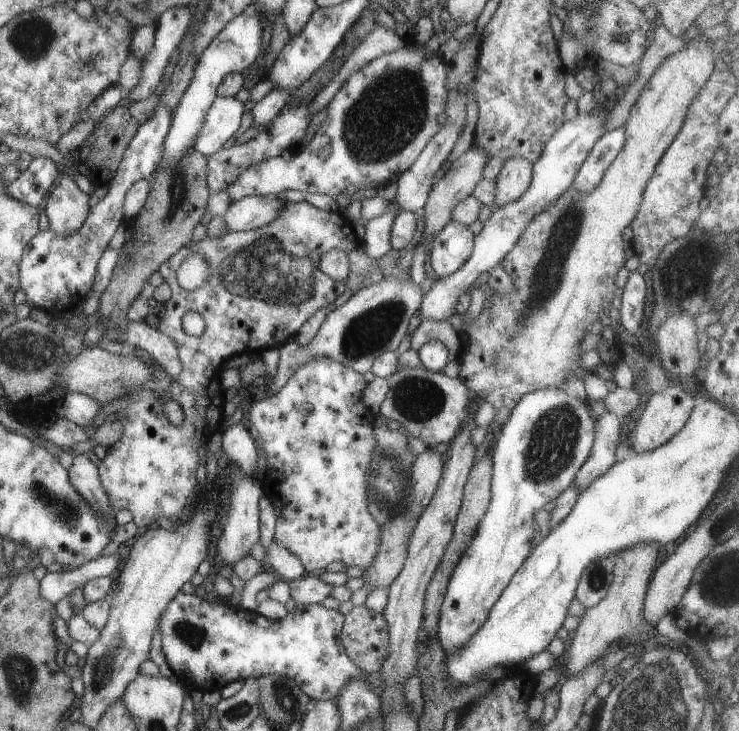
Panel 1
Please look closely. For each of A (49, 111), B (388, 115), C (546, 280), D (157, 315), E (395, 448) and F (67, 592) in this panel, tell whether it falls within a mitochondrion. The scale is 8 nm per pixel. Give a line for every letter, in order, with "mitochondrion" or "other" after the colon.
A: other
B: mitochondrion
C: mitochondrion
D: other
E: mitochondrion
F: other

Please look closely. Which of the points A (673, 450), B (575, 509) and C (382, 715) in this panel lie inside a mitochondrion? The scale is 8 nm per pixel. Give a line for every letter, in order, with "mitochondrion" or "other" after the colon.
A: other
B: other
C: other

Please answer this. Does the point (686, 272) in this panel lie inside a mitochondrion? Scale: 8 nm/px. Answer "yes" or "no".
yes

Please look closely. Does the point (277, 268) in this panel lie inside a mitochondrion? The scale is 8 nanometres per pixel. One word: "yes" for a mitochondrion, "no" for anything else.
yes

